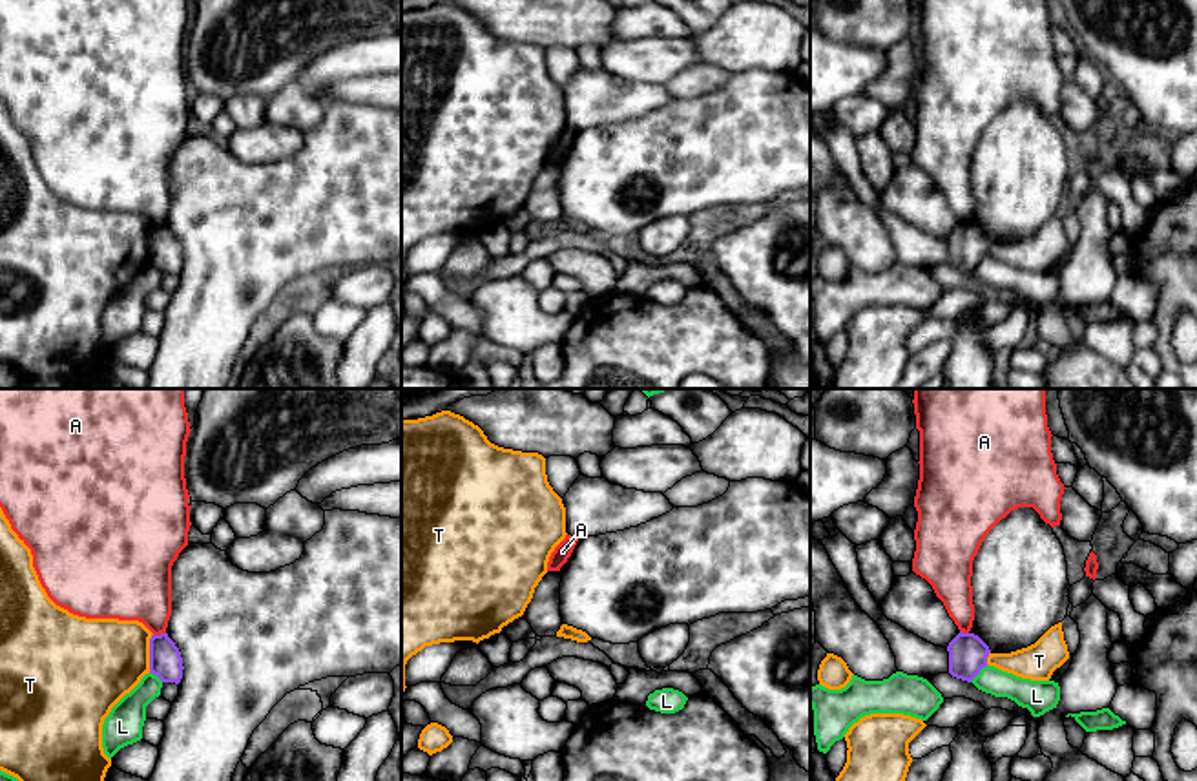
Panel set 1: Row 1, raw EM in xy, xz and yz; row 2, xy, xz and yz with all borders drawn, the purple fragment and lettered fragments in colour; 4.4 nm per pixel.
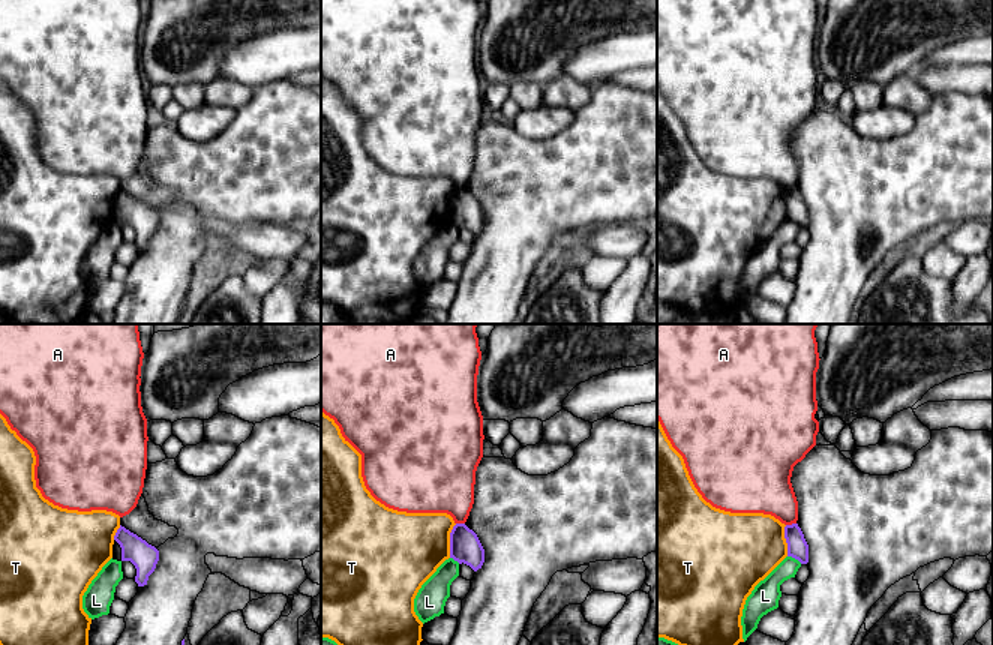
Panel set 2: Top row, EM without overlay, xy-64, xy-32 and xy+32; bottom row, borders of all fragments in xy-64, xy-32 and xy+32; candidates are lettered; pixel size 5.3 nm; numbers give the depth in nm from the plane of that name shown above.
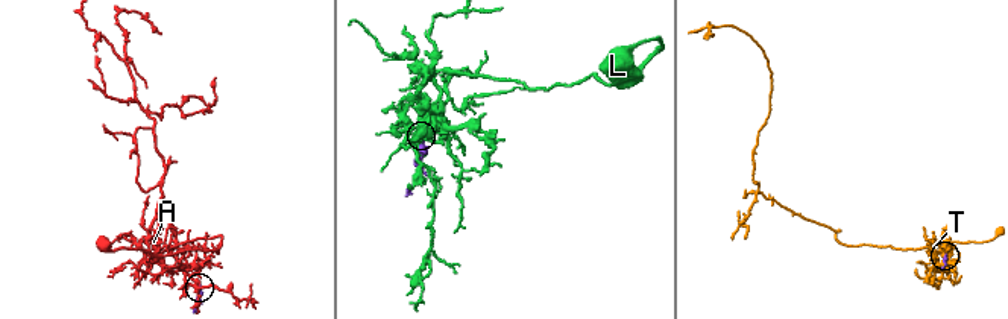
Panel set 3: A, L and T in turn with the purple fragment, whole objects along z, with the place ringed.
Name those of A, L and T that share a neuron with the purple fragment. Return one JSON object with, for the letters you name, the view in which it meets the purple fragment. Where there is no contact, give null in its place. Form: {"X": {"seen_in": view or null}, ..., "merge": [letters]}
{"merge": []}

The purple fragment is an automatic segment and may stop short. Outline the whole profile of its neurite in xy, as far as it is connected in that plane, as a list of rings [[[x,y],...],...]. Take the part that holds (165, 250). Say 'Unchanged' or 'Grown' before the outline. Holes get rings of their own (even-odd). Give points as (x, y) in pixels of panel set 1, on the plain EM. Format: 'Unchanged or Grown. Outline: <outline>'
Unchanged. Outline: [[[168,224],[151,226],[150,230],[150,265],[162,274],[179,276],[182,270],[182,248]]]

